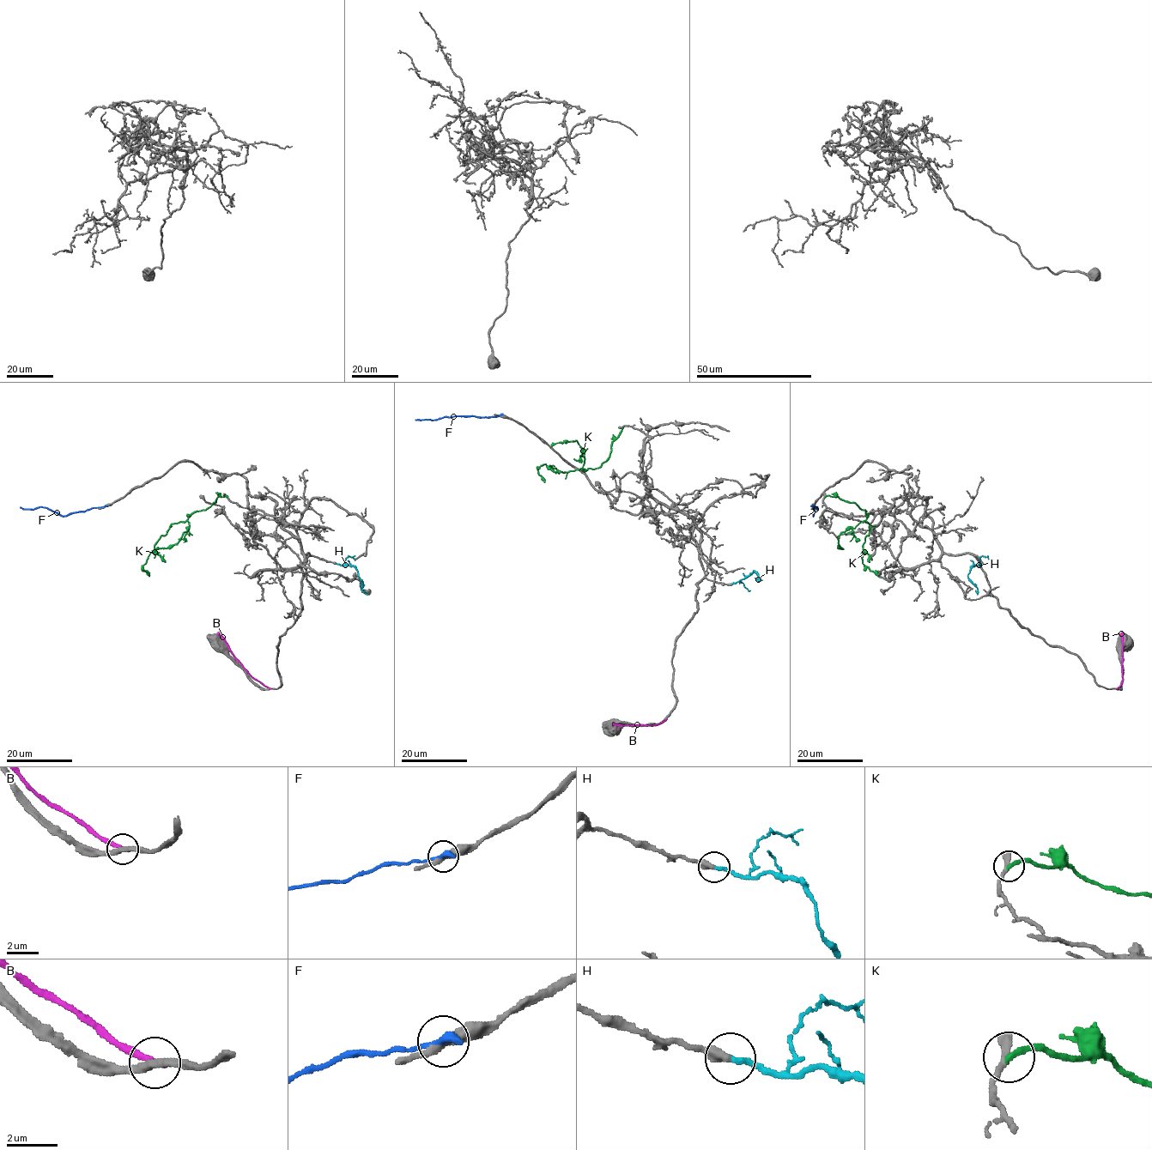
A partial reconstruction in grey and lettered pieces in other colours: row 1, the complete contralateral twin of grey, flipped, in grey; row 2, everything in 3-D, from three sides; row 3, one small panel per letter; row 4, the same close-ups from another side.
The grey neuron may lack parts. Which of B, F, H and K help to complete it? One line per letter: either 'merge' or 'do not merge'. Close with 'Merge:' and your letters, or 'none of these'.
B: do not merge
F: do not merge
H: merge
K: do not merge
Merge: H

